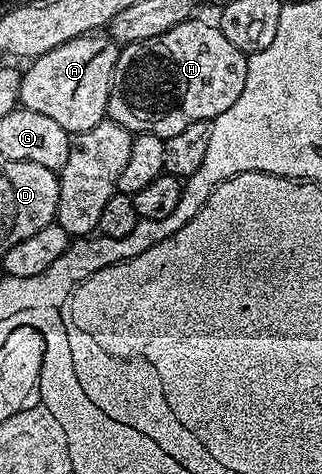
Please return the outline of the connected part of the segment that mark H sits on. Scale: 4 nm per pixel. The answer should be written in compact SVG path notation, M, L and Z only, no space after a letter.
M191 17L166 33L160 33L160 37L127 43L119 50L116 69L112 73L107 116L131 133L147 131L164 140L176 137L176 133L188 129L188 125L213 121L236 102L236 97L244 93L244 77L248 77L247 58L247 52L236 49L217 25L201 23L198 17Z

